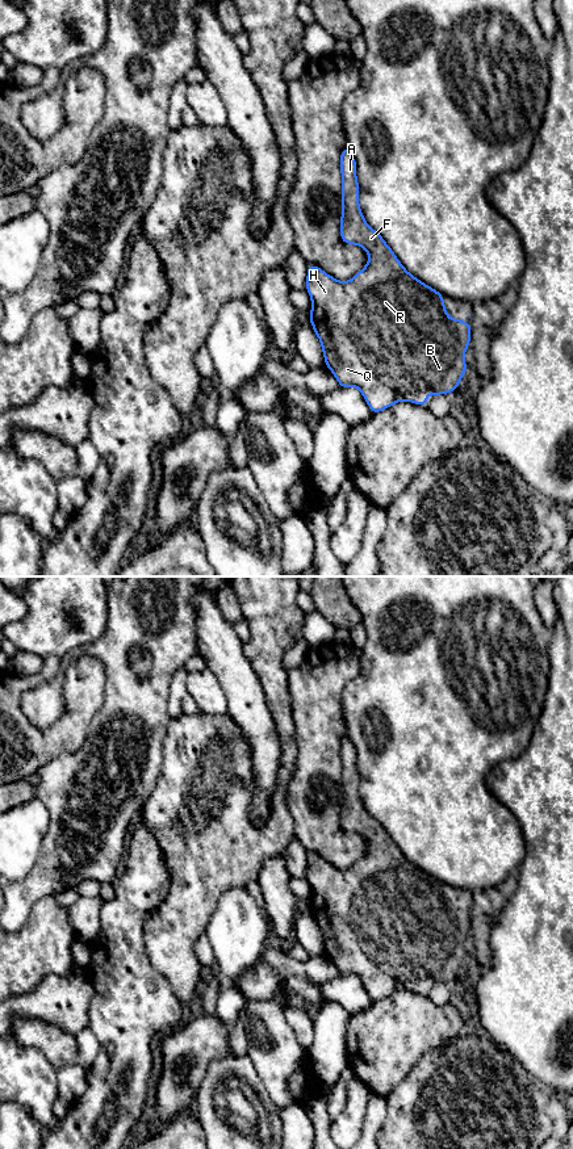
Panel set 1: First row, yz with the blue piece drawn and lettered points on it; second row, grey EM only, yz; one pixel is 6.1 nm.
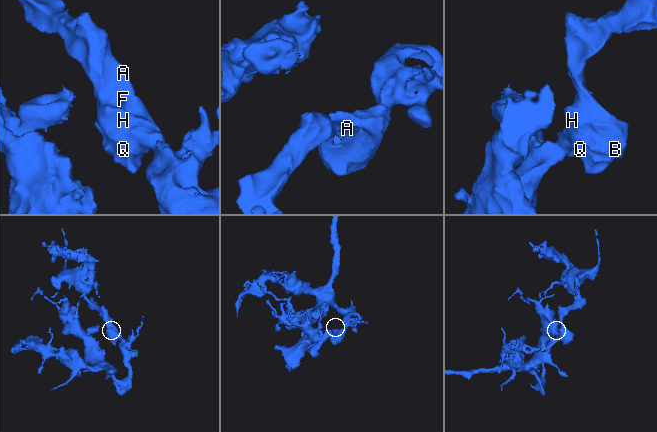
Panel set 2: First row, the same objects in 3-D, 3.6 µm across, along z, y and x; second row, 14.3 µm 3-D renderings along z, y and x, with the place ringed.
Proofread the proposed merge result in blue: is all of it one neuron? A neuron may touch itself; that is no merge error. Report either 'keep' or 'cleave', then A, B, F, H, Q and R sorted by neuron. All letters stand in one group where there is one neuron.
keep; A B F H Q R

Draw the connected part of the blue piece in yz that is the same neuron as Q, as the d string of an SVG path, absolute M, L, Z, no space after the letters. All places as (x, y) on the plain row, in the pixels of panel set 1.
M343 735L340 742L340 759L342 759L342 808L340 808L340 827L347 833L356 833L363 835L368 843L368 852L356 861L350 869L338 869L334 865L325 861L321 856L315 854L308 854L308 867L306 867L306 878L311 885L311 901L310 901L310 911L314 917L315 923L321 928L321 935L325 943L325 953L330 956L332 963L339 970L340 976L355 974L357 976L364 987L367 989L369 997L373 1002L396 993L398 989L407 989L421 994L427 993L427 981L432 982L432 986L438 982L447 982L451 980L456 980L457 973L460 972L464 960L468 953L464 949L464 942L469 935L470 928L470 910L461 910L459 905L452 909L444 897L444 886L435 877L427 875L414 864L411 864L400 848L396 846L390 835L384 830L381 823L371 817L365 810L360 794L359 794L359 771L356 768L356 750L351 742L351 739Z

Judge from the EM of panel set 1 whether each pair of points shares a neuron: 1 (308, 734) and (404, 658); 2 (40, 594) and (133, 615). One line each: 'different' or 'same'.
1: different
2: different

